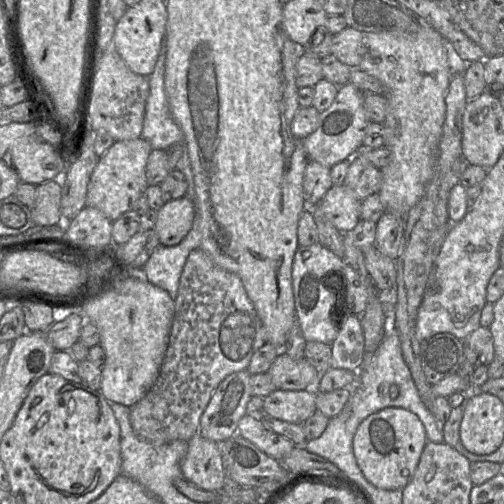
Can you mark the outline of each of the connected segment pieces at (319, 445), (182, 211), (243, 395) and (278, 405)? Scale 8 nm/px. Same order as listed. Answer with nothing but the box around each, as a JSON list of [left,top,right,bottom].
[[305,333,444,488],[154,196,196,246],[199,369,251,443],[263,389,318,424]]

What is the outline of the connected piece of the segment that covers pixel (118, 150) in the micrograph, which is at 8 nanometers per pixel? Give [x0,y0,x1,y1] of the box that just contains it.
[87,137,152,221]

